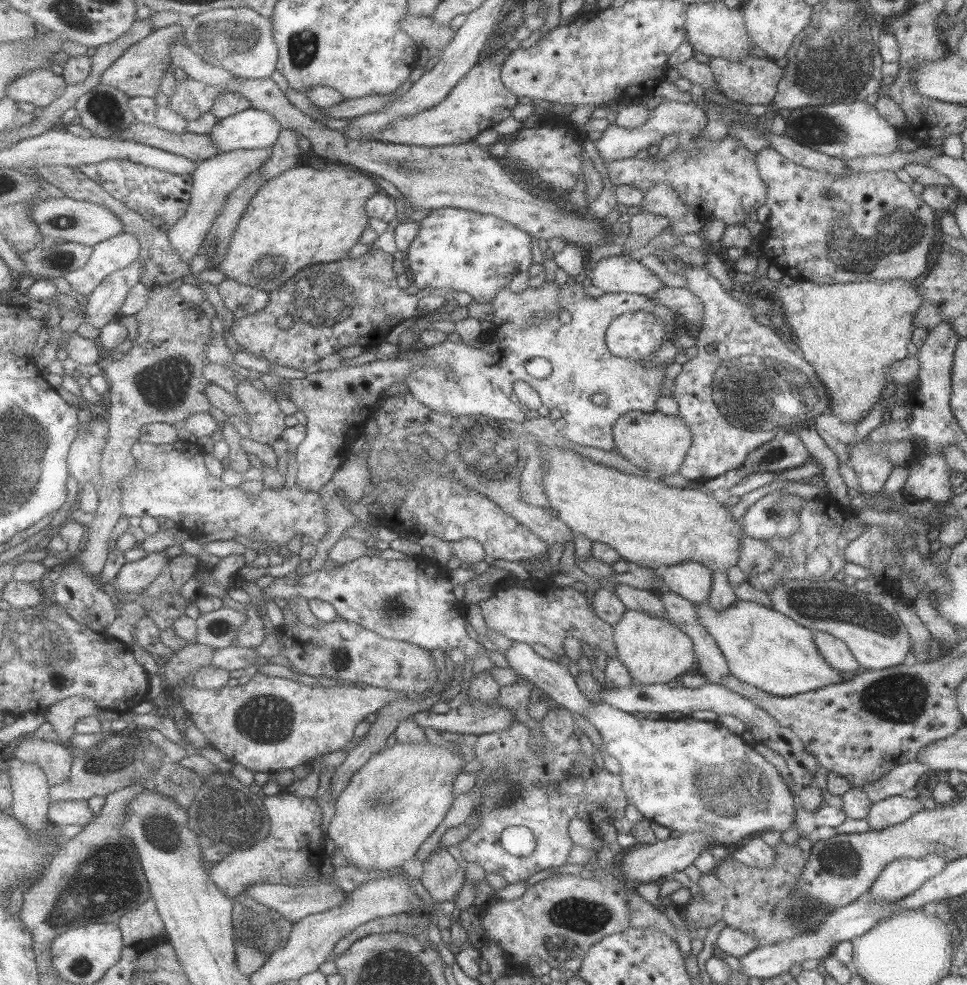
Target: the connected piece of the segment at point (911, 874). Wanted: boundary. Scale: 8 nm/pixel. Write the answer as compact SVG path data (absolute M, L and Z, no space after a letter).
M930 852L927 856L917 860L914 858L898 858L883 867L879 876L870 884L867 893L871 894L871 899L875 899L875 901L887 901L889 903L899 901L899 899L903 899L908 894L915 892L925 880L941 872L947 861L949 860L944 860L936 852Z

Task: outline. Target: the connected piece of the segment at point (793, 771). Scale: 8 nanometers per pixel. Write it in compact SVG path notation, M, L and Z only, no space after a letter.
M632 683L631 686L625 688L607 687L605 691L600 690L600 697L602 702L615 709L621 710L625 713L659 713L661 717L666 714L675 713L680 716L690 716L691 712L695 711L711 711L717 716L730 715L738 718L746 728L746 731L752 735L755 743L763 744L777 752L781 758L786 762L787 770L789 770L789 778L791 778L792 790L796 795L802 788L815 784L813 776L820 767L816 758L805 750L802 741L796 734L787 727L781 726L773 717L766 714L759 706L751 704L749 699L746 699L740 694L727 690L719 683L705 683L699 688L685 688L676 686L670 688L665 683L659 684L641 684Z

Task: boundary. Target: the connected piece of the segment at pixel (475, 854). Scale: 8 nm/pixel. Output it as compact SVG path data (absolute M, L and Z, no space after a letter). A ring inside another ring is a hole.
M515 720L507 730L478 736L470 756L481 762L475 782L475 787L481 793L481 801L474 808L481 818L478 829L469 833L468 838L459 846L465 860L478 863L485 871L496 872L511 884L527 880L529 876L545 868L561 869L571 850L567 820L579 818L596 832L601 822L613 824L620 820L624 816L625 805L628 804L620 776L597 768L593 758L589 759L581 753L578 738L573 733L561 744L551 744L544 738L546 745L541 748L541 753L531 753L528 735L527 727ZM503 766L510 773L487 783L487 776L495 774ZM539 766L543 766L545 774L541 784ZM509 826L525 826L531 830L534 836L531 854L524 857L513 856L502 845L502 832Z

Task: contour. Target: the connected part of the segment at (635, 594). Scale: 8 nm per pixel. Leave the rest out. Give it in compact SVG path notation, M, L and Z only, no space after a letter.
M616 584L612 591L626 609L640 610L656 617L666 618L662 602L653 592L628 584Z

